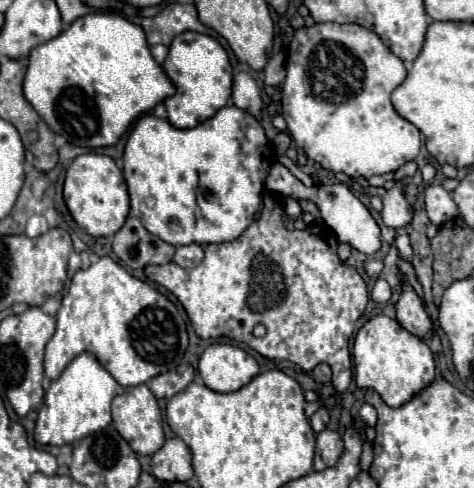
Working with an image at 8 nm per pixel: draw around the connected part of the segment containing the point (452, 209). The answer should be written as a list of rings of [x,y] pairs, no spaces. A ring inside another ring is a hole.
[[[430,184],[426,188],[426,212],[432,224],[440,226],[458,216],[458,208],[452,196],[438,184]]]

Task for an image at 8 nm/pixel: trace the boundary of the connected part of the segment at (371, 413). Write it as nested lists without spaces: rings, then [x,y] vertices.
[[[364,404],[364,406],[360,408],[358,418],[360,418],[360,422],[364,424],[364,428],[368,428],[368,426],[376,426],[376,410],[374,410],[370,404]]]

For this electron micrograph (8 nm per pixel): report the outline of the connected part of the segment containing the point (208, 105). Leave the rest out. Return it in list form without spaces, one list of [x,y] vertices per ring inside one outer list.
[[[182,32],[170,44],[164,72],[176,86],[176,94],[164,100],[168,110],[168,122],[176,128],[194,128],[196,124],[214,116],[222,106],[226,106],[232,92],[232,66],[228,52],[218,40],[200,32]]]

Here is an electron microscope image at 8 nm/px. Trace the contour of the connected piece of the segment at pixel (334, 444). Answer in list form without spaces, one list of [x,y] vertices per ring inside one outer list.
[[[322,430],[316,434],[316,452],[314,452],[314,470],[324,470],[340,458],[340,452],[344,450],[342,438],[338,432],[332,430]]]

